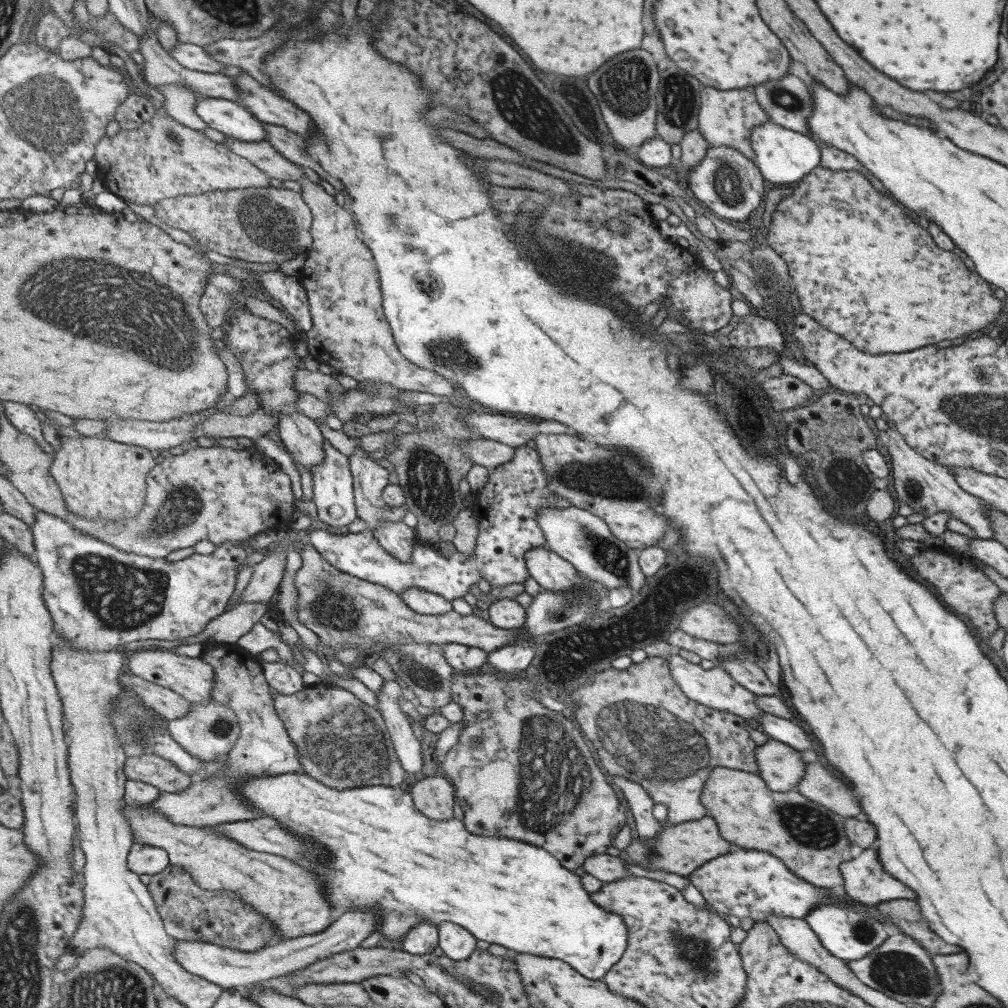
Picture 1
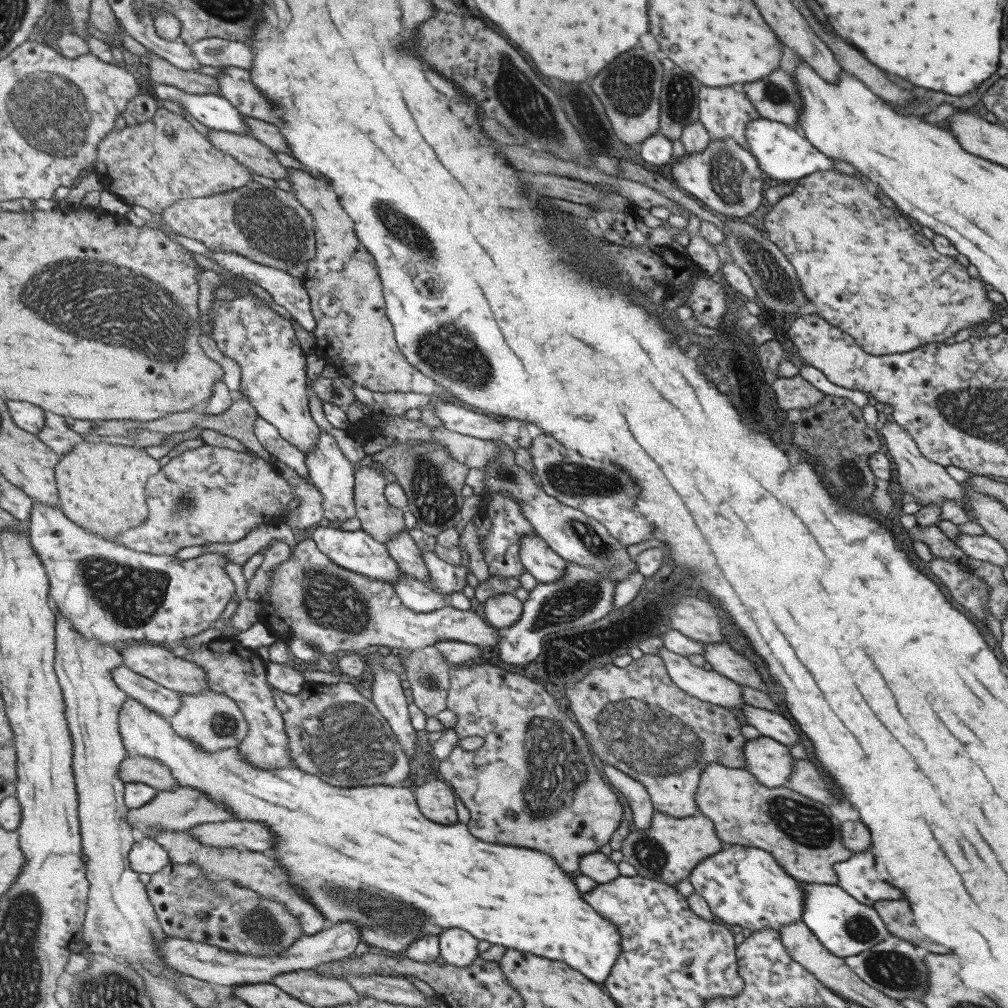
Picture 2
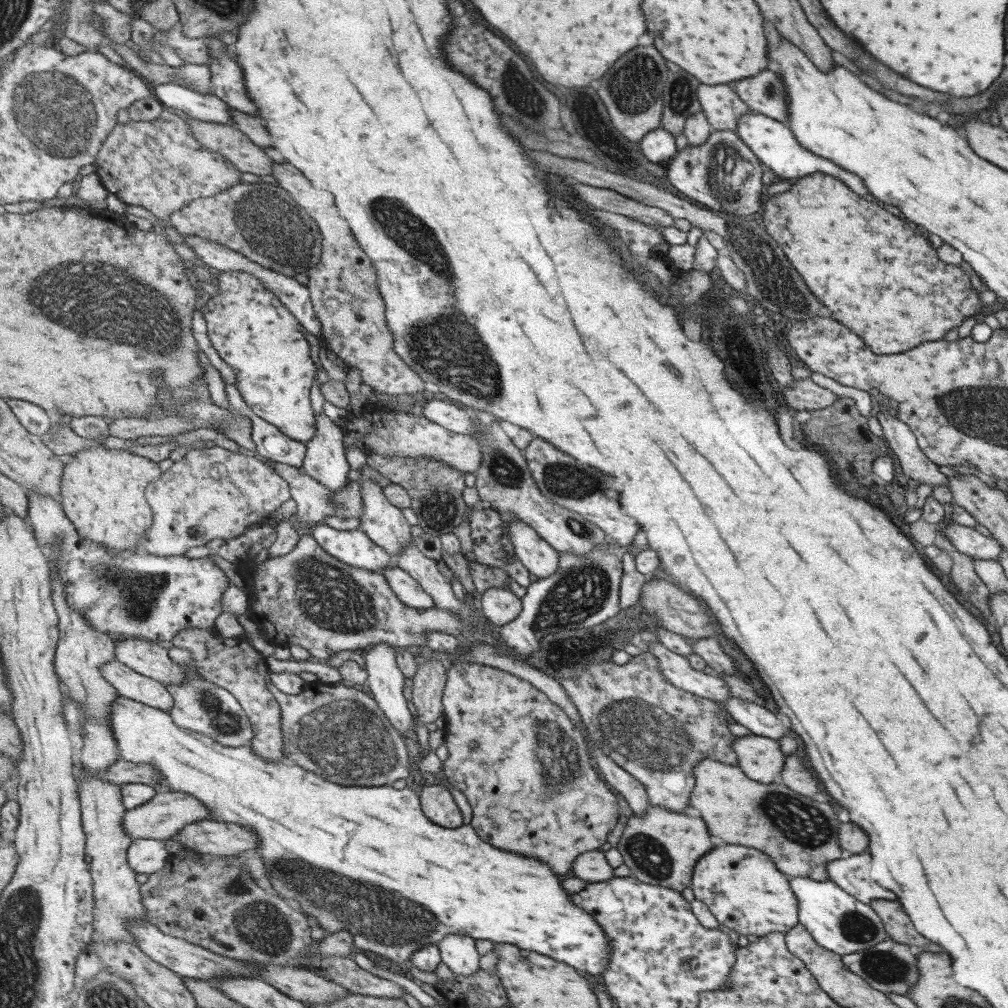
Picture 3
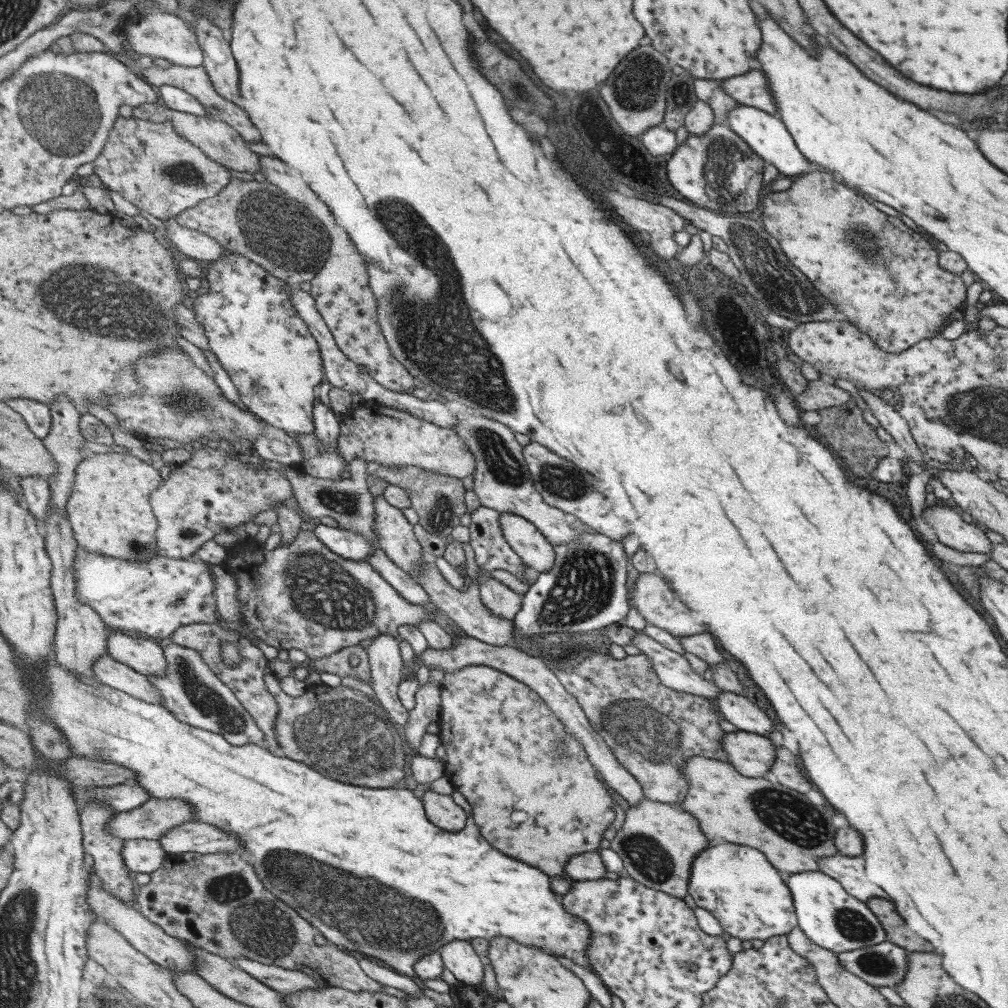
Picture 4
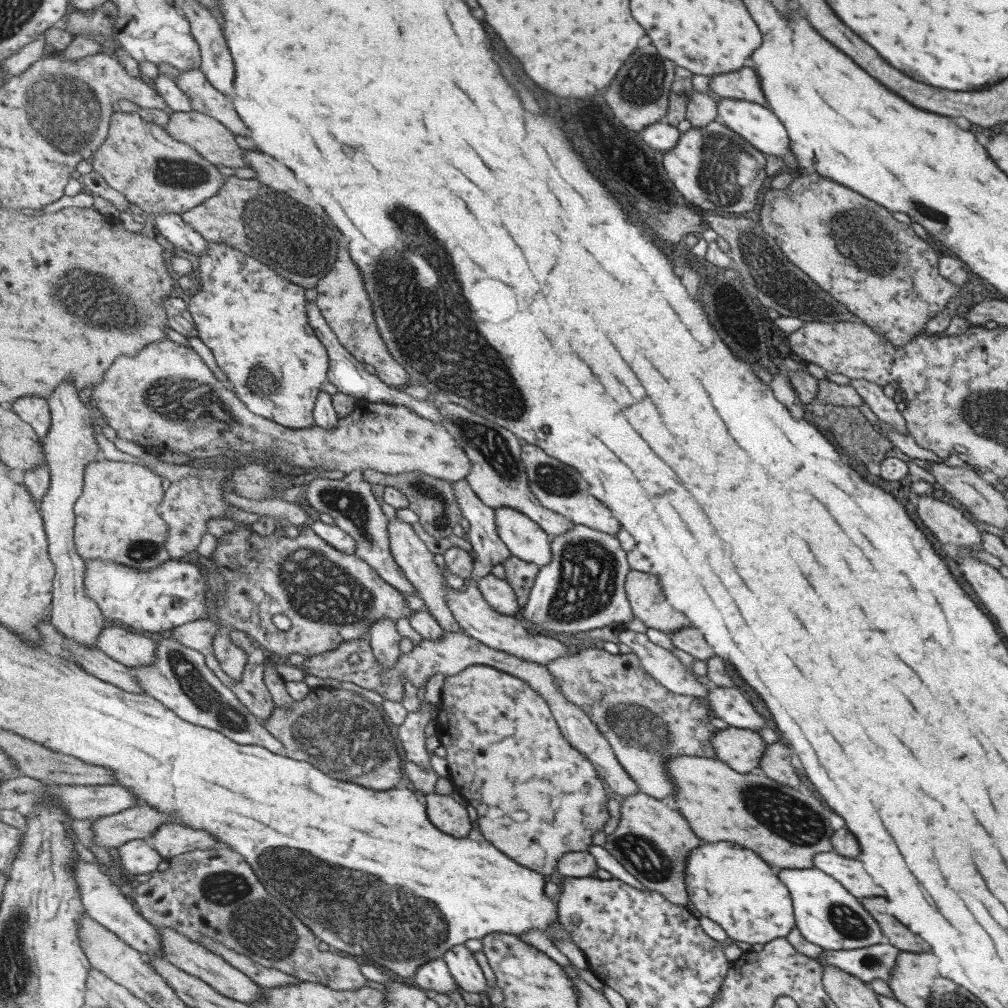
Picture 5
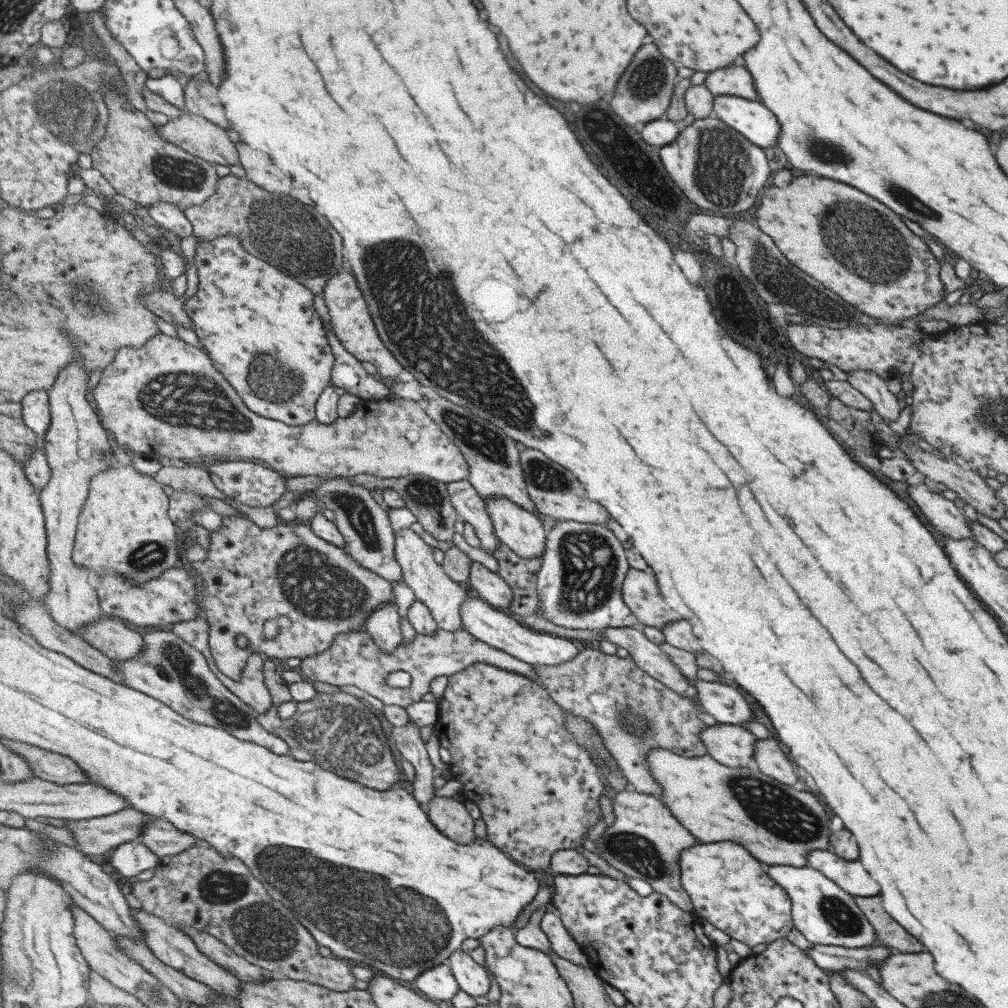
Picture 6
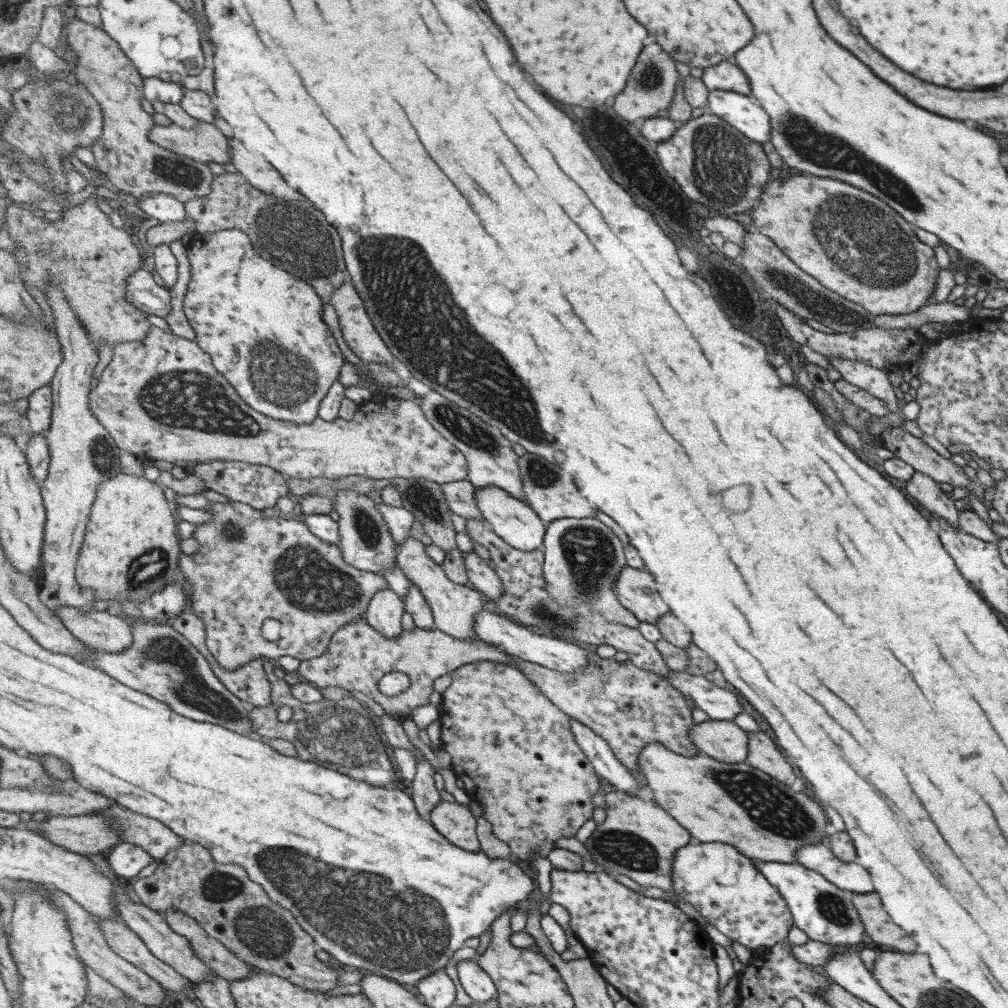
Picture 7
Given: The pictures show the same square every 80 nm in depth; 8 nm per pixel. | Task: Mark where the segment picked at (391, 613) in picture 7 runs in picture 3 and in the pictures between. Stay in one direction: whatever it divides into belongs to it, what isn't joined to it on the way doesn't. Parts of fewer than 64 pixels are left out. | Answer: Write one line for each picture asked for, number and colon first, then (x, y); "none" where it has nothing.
3: (385, 680)
4: (387, 665)
5: (384, 637)
6: (384, 623)

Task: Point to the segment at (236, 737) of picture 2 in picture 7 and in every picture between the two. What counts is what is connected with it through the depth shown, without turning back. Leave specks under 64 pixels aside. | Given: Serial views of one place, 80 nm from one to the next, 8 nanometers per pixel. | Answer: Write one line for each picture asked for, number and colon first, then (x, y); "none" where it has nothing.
3: (199, 704)
4: (191, 689)
5: (181, 679)
6: (171, 670)
7: (163, 663)

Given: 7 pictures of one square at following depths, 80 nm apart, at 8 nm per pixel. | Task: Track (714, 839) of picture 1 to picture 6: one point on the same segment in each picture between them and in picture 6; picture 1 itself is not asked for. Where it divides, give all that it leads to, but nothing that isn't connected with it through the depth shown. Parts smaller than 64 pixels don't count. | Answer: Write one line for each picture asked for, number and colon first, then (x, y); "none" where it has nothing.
2: (667, 851)
3: (661, 847)
4: (657, 842)
5: (652, 842)
6: (645, 840)

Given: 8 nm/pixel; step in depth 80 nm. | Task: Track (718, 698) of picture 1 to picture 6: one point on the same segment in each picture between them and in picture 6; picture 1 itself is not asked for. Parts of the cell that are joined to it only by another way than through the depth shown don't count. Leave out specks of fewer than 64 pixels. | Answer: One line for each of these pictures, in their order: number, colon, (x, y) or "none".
2: (709, 686)
3: (674, 667)
4: (673, 670)
5: (663, 666)
6: (648, 656)

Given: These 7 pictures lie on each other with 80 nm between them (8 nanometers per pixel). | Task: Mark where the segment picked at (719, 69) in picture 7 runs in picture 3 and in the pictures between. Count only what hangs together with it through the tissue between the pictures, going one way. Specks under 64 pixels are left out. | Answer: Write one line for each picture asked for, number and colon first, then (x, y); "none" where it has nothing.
3: (764, 93)
4: (751, 89)
5: (742, 84)
6: (734, 80)

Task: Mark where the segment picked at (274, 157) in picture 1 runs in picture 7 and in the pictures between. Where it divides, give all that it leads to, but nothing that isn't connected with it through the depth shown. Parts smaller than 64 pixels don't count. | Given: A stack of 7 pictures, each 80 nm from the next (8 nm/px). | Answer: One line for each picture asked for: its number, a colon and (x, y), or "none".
2: (254, 154)
3: (228, 140)
4: (219, 140)
5: (215, 141)
6: (193, 133)
7: (205, 142)

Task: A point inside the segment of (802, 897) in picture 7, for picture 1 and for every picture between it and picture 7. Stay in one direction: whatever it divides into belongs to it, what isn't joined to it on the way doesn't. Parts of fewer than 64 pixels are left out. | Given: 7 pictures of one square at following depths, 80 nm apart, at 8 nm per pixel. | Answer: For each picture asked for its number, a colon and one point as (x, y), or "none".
1: (847, 933)
2: (845, 927)
3: (836, 921)
4: (829, 917)
5: (826, 915)
6: (824, 914)

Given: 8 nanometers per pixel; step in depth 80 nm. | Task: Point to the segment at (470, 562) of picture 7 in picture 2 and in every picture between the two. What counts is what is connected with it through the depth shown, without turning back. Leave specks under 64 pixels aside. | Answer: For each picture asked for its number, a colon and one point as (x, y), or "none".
2: (502, 610)
3: (499, 605)
4: (501, 600)
5: (498, 593)
6: (489, 585)

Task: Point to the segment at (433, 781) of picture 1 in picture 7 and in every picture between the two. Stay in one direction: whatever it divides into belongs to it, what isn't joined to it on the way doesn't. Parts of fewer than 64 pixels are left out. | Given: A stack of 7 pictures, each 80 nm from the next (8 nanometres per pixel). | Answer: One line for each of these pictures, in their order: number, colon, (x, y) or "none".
2: (437, 800)
3: (437, 801)
4: (442, 809)
5: (446, 814)
6: (450, 816)
7: (455, 821)

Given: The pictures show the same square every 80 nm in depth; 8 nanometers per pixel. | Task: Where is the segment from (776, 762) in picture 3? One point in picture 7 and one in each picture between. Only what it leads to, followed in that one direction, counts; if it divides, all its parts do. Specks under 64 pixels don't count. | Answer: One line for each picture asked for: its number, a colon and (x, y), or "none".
4: (750, 754)
5: (740, 749)
6: (732, 745)
7: (722, 740)

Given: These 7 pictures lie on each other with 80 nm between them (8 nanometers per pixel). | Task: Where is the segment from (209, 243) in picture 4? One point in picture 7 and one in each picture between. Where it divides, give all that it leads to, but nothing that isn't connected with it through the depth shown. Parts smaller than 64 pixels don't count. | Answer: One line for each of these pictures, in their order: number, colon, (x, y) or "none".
5: (173, 226)
6: (169, 216)
7: (164, 207)

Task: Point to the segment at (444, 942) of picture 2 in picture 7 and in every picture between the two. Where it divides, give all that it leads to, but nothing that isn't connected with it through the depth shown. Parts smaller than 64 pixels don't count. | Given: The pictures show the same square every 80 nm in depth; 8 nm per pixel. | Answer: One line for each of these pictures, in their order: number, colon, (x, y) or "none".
3: (459, 953)
4: (460, 959)
5: (469, 976)
6: (473, 979)
7: (479, 986)

